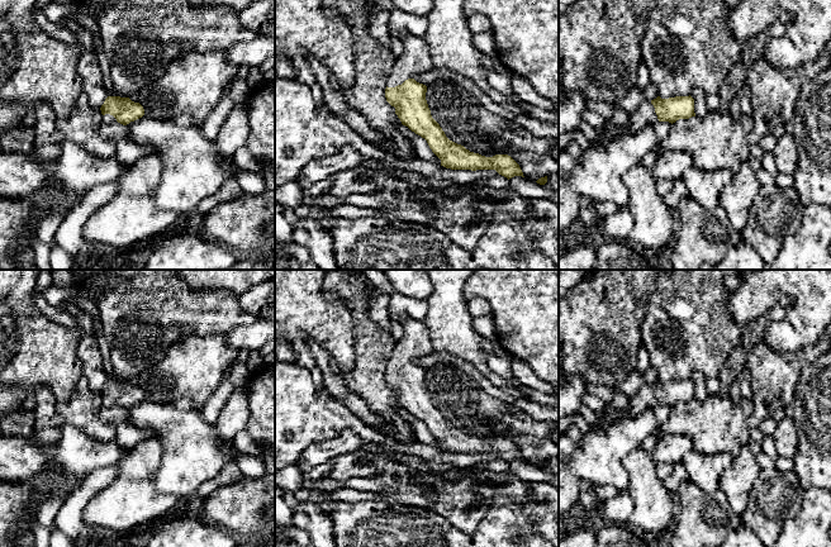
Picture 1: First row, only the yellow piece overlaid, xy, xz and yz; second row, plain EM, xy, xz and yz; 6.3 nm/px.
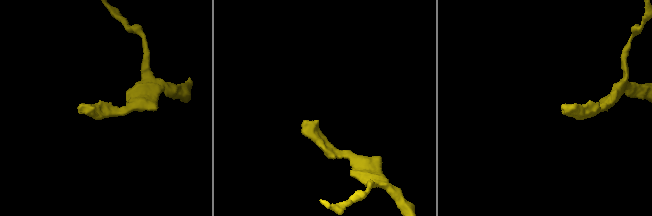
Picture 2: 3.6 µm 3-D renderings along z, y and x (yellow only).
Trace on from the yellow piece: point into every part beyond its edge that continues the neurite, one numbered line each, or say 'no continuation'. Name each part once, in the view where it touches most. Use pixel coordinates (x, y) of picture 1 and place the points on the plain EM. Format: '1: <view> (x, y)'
1: xz (416, 342)

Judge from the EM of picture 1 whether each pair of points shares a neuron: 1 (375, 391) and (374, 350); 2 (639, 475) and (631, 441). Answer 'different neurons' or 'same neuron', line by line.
1: same neuron
2: different neurons

